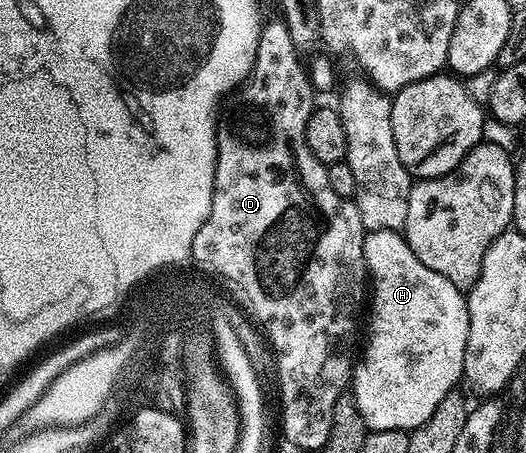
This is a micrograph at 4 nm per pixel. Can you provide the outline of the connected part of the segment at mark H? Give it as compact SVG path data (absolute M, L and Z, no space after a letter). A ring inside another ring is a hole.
M374 229L365 232L364 264L367 276L370 278L372 314L368 317L368 346L365 347L364 354L361 357L359 354L358 360L355 362L350 382L350 394L369 430L403 429L411 431L422 423L426 423L426 419L430 419L430 415L434 415L434 407L438 407L438 403L442 403L442 399L446 399L446 395L450 395L461 384L464 376L464 360L466 359L467 332L470 331L468 303L465 294L458 287L454 287L454 283L450 283L450 279L442 279L442 275L438 275L438 271L430 271L430 267L426 267L422 263L422 259L418 259L418 255L414 255L414 251L410 251L403 232L394 229Z

